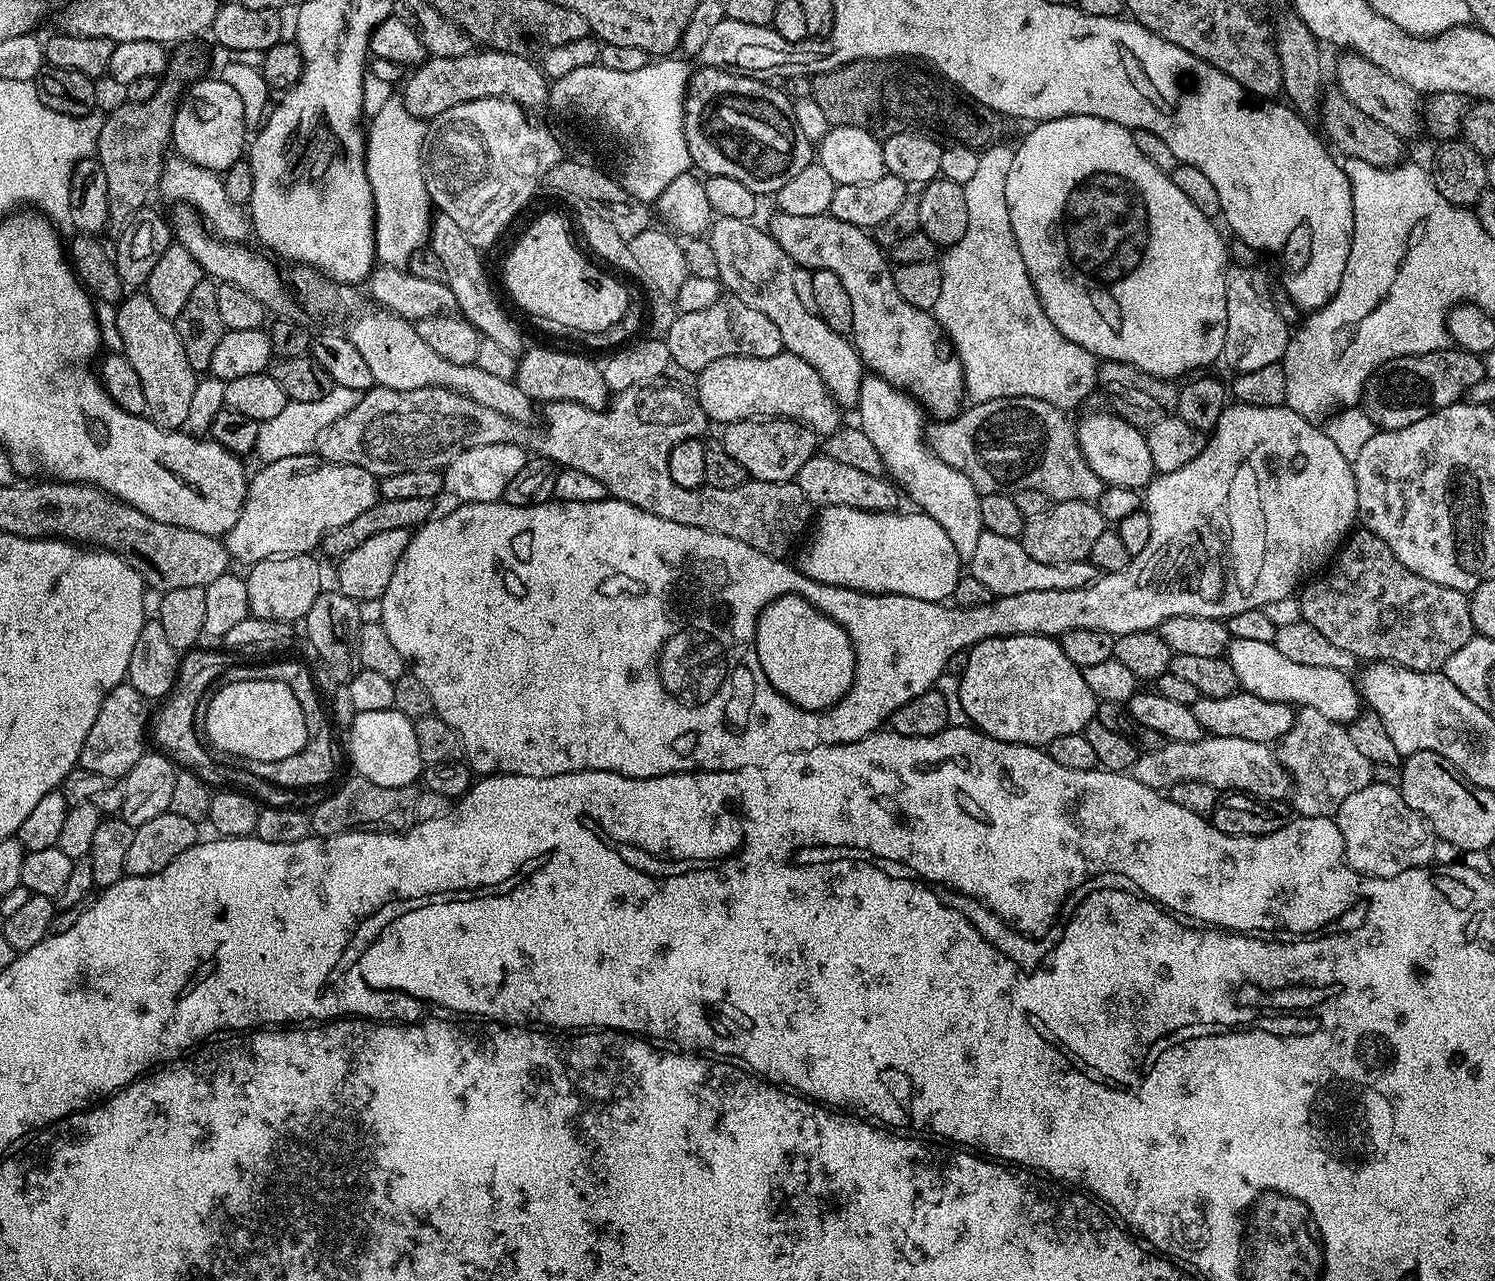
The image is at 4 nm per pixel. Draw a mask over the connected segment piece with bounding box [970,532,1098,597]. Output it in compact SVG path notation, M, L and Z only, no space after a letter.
M983 532L978 538L974 558L970 561L970 575L978 578L978 582L982 582L982 586L986 586L986 590L990 590L993 597L998 597L1027 594L1029 590L1078 590L1079 588L1087 588L1096 579L1098 573L1095 566L1088 560L1066 562L1065 564L1034 562L1034 558L1030 558L1030 554L1026 554L1026 550L1019 540L1002 538L1002 534Z

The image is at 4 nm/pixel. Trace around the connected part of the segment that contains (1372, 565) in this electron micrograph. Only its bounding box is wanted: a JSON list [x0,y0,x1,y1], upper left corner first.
[1299,531,1473,672]

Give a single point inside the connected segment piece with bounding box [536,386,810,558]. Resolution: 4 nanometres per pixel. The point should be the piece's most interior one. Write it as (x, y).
(627, 445)

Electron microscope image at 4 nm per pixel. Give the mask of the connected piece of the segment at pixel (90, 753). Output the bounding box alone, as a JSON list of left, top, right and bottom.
[79,683,150,780]

